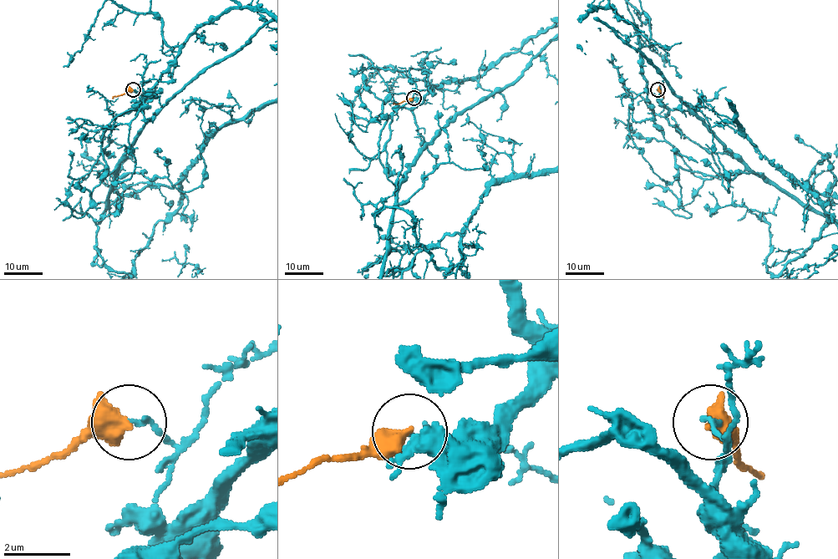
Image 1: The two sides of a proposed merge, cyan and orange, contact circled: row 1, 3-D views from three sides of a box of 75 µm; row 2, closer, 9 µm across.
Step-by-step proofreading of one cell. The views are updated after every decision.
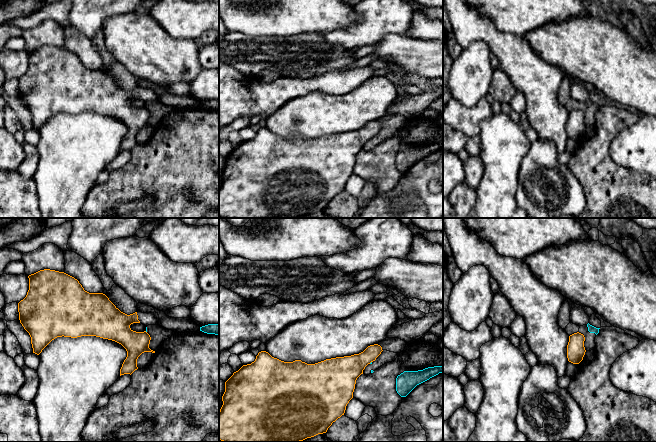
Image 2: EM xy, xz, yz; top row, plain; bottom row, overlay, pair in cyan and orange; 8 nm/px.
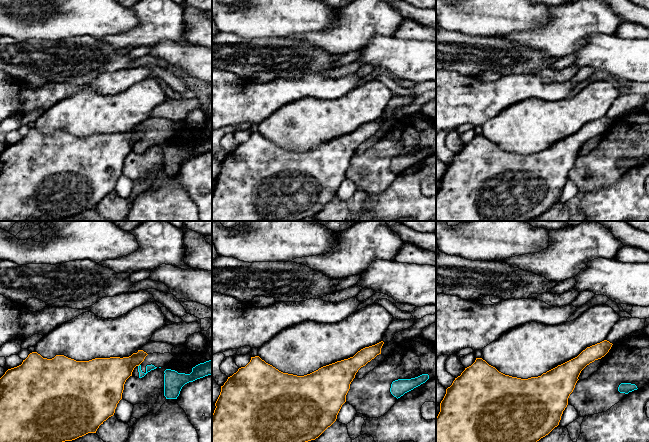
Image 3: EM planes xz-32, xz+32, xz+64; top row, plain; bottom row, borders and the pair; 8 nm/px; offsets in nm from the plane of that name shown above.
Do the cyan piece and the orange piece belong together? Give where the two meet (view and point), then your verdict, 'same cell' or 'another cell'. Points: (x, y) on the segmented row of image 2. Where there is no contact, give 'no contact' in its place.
no contact; another cell

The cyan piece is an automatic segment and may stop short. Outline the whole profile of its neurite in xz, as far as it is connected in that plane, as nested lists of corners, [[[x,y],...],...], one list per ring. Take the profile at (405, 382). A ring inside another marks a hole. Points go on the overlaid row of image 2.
[[[443,366],[428,367],[418,371],[404,371],[396,378],[396,391],[406,397],[417,385],[443,372]]]

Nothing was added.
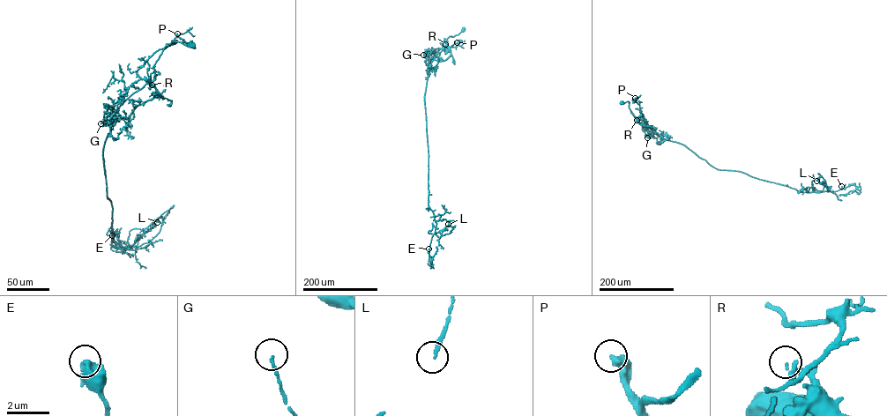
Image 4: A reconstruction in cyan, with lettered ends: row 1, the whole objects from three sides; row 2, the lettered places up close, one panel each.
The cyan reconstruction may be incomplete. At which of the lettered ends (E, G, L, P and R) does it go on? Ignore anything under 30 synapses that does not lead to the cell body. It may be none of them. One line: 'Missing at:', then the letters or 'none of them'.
Missing at: P

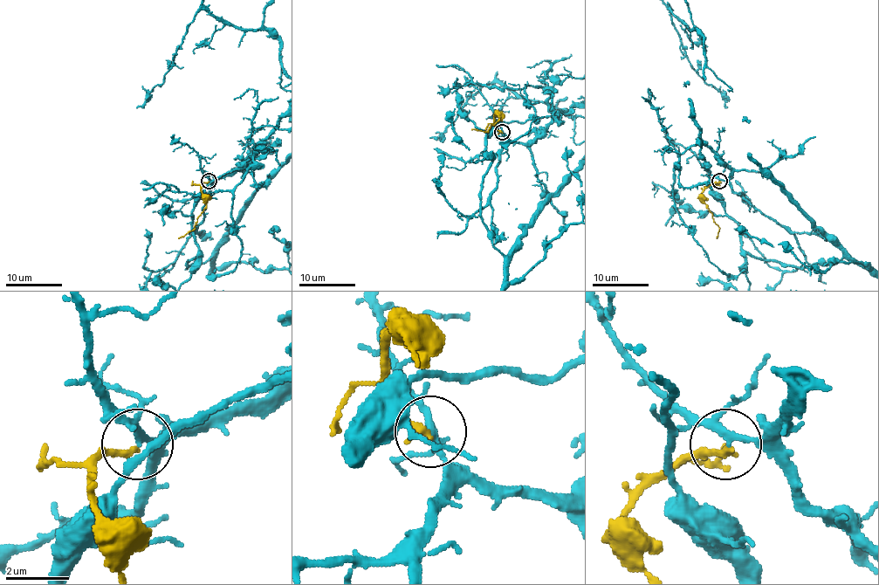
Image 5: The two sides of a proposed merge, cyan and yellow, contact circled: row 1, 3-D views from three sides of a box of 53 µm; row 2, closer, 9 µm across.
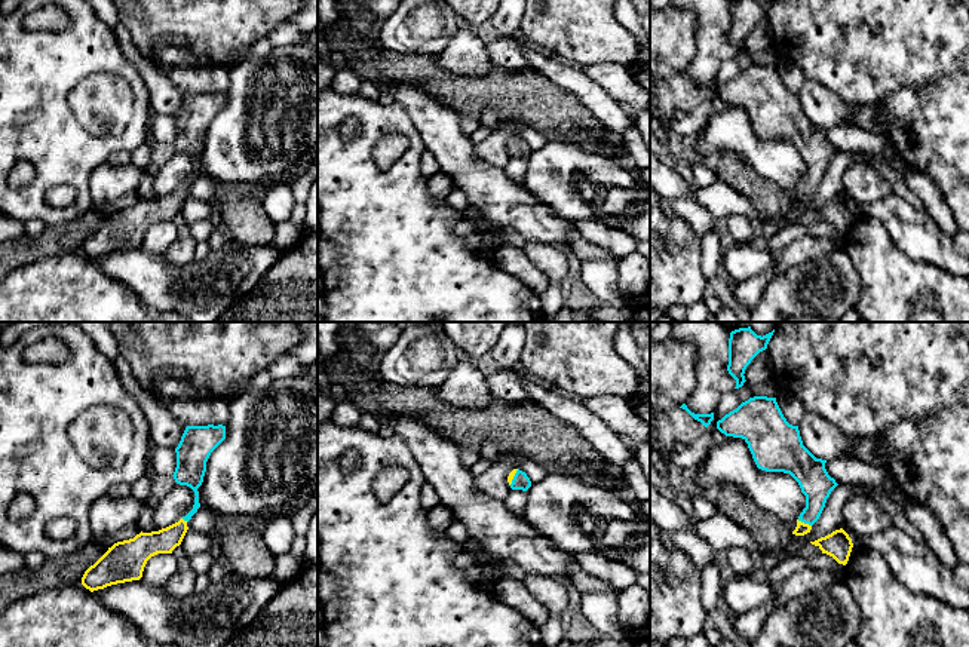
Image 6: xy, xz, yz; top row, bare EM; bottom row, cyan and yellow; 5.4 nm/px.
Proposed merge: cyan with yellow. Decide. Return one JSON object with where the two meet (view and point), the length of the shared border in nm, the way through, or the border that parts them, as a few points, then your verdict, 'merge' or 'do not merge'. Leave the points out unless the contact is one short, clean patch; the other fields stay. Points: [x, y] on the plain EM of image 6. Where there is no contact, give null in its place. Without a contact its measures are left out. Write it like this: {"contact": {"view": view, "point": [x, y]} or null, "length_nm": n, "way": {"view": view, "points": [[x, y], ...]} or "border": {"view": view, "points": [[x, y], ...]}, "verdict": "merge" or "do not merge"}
{"contact": {"view": "yz", "point": [805, 190]}, "length_nm": 90, "way": {"view": "yz", "points": [[813, 147], [813, 177], [805, 190], [802, 196]]}, "verdict": "merge"}

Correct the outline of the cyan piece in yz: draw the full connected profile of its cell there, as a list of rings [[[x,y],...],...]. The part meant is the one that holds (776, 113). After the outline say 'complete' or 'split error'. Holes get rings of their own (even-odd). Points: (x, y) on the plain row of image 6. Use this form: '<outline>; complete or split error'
[[[749,65],[718,88],[717,96],[726,104],[742,105],[758,137],[789,141],[798,150],[806,175],[792,202],[810,200],[838,151],[828,142],[827,128],[816,126],[803,113],[798,93],[786,89],[776,65]]]; split error

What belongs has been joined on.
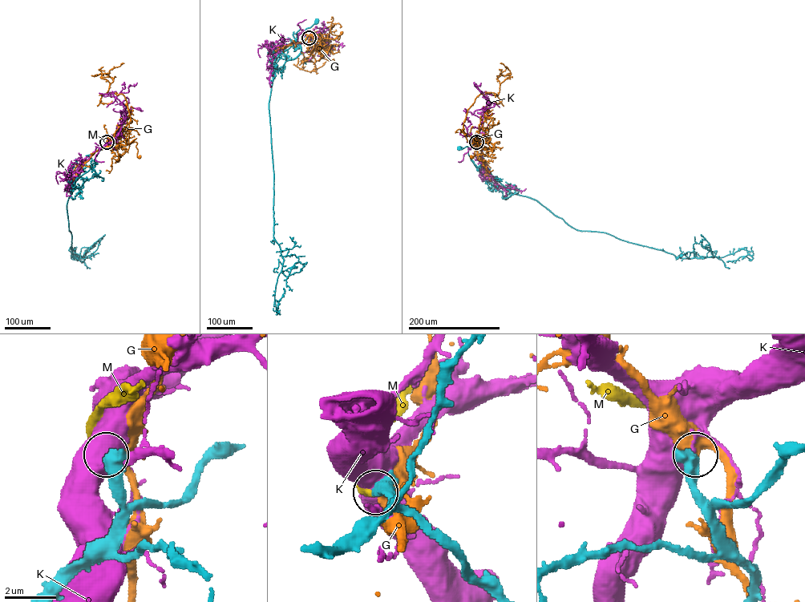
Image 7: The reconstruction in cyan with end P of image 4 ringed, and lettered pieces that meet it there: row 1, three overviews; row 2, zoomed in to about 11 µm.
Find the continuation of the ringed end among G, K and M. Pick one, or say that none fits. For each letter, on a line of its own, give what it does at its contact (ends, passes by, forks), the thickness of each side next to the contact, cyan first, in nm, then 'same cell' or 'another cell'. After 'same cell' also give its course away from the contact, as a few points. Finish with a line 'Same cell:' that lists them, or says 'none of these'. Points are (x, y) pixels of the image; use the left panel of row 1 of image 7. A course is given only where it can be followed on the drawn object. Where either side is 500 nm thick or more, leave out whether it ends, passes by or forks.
G: calibres 550 and 480 nm; another cell
K: calibres 600 and 750 nm; another cell
M: calibres 550 and 280 nm; same cell
Same cell: M

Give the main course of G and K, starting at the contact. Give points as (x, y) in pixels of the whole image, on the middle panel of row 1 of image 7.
G: (309, 38), (313, 34), (337, 40), (341, 33)
K: (309, 38), (305, 43), (292, 42), (278, 50), (273, 60), (269, 79), (271, 87)

